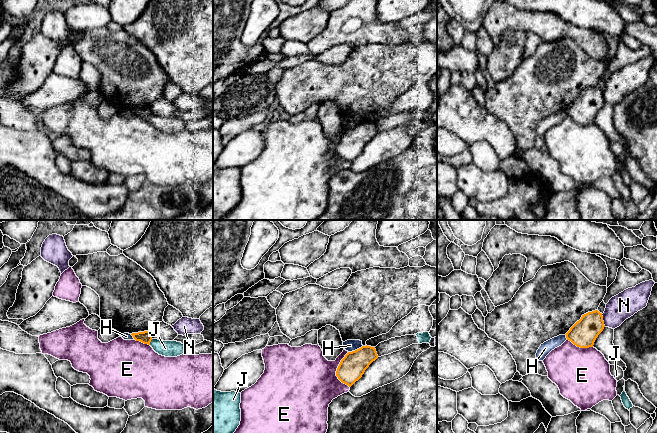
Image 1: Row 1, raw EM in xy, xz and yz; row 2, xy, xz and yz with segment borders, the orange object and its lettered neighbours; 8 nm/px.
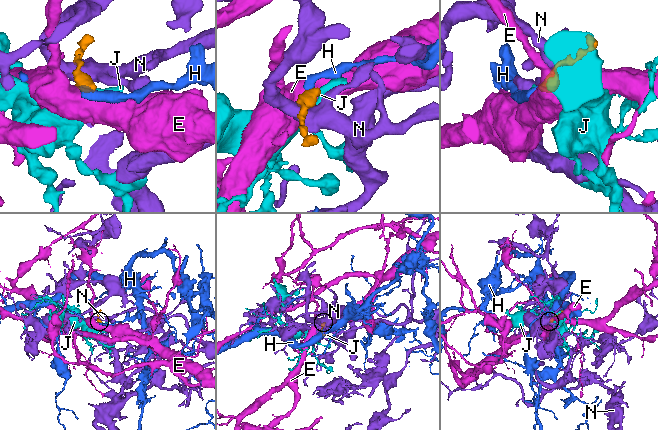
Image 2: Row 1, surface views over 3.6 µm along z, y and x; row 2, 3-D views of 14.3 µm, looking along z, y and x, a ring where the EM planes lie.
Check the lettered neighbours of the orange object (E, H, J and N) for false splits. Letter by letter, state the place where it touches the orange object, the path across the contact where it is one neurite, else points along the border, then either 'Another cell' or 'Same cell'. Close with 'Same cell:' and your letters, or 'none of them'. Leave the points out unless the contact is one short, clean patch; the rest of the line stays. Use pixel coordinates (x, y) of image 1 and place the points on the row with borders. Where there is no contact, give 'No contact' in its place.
E: Touches orange at xz (336, 371). Boundary: xz (348, 352), (341, 360), (336, 376), (349, 387). Another cell
H: Touches orange at xz (355, 350). Boundary: xz (362, 345), (348, 352). Another cell
J: Touches orange at xy (150, 341). Path across: xy (145, 337), (150, 341), (165, 348). Same cell
N: Touches orange at yz (602, 320). Another cell
Same cell: J

